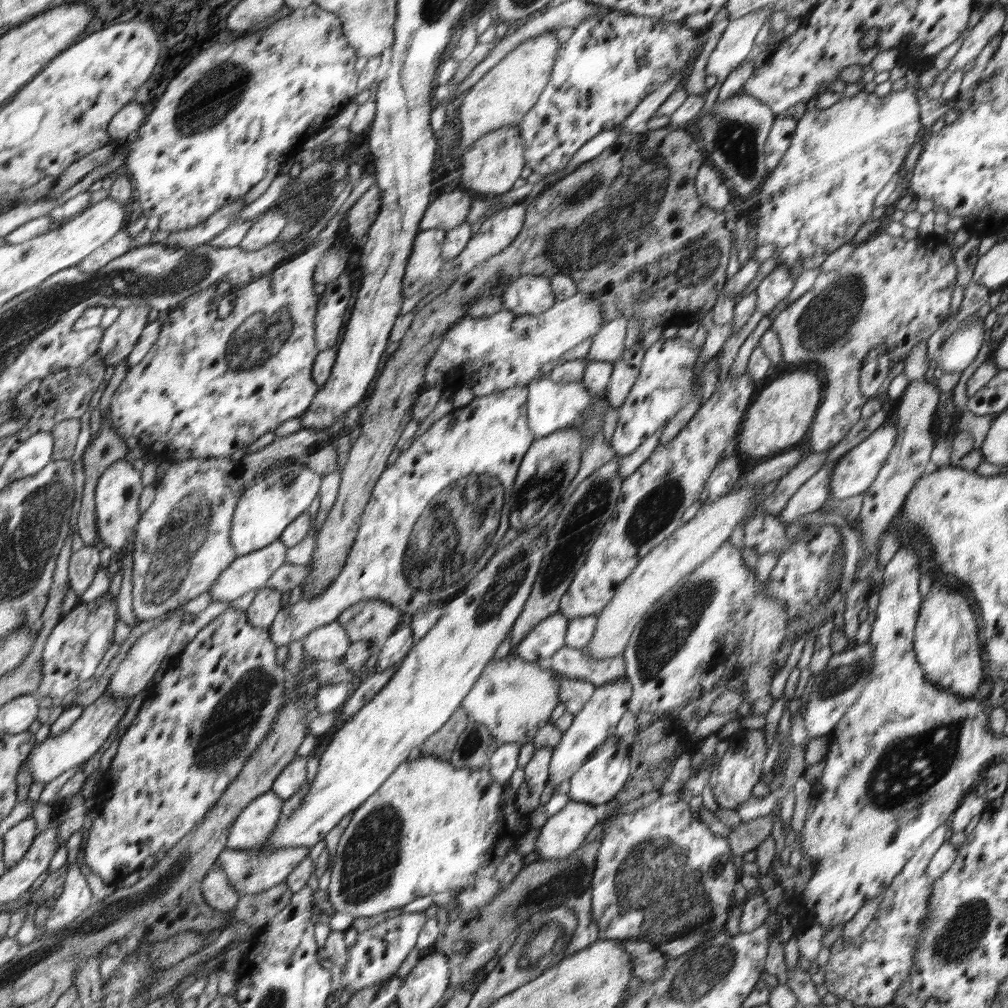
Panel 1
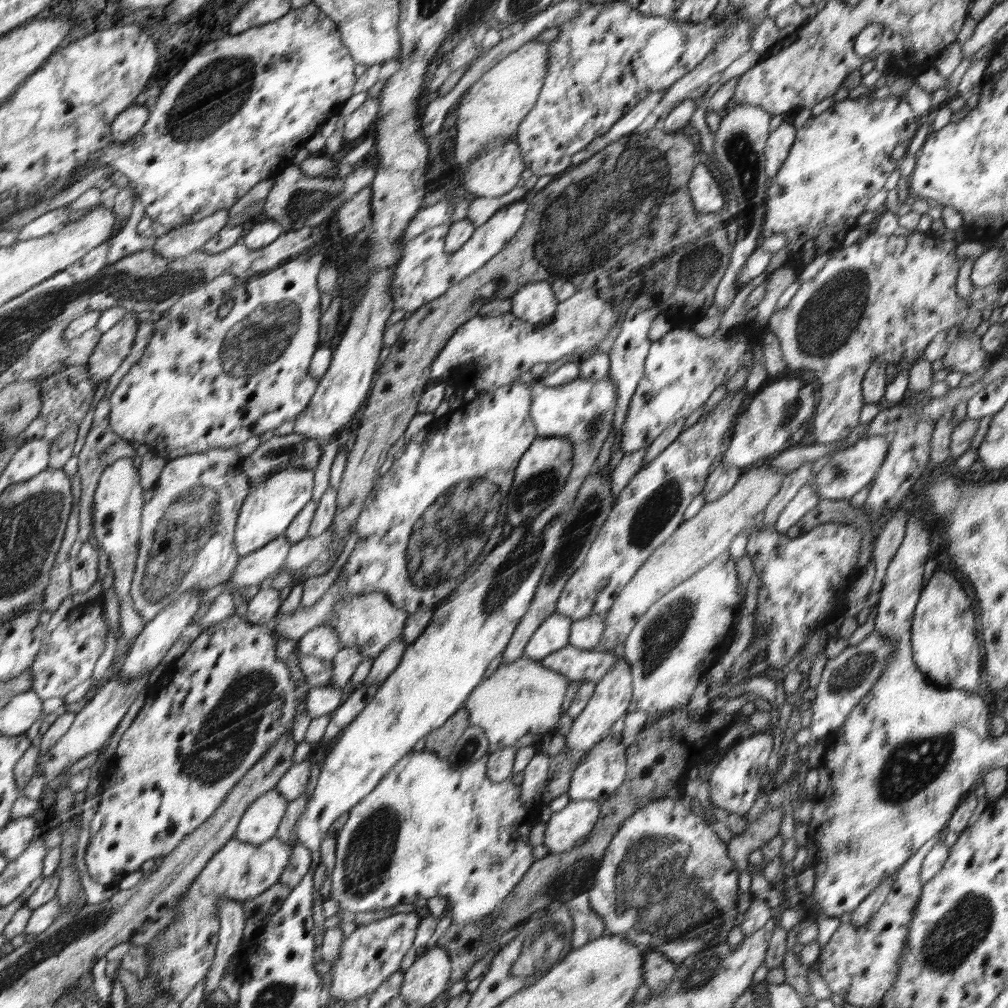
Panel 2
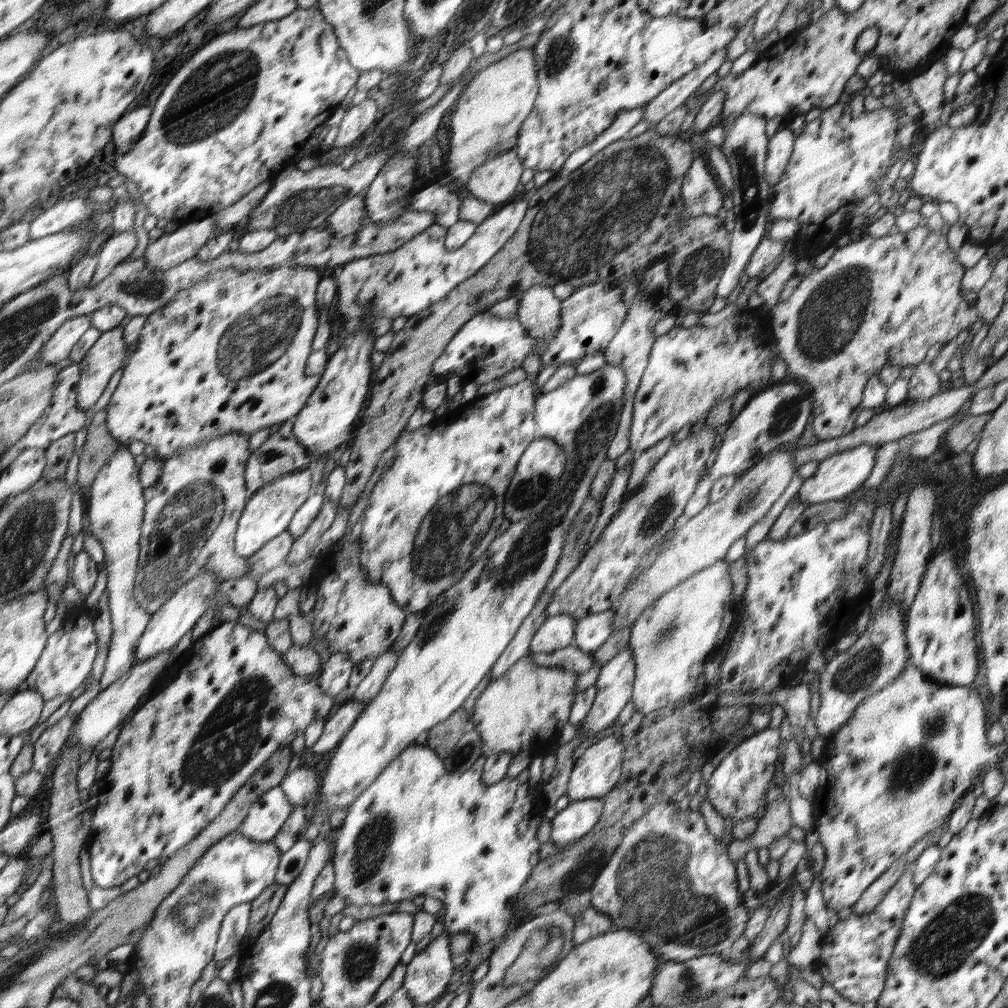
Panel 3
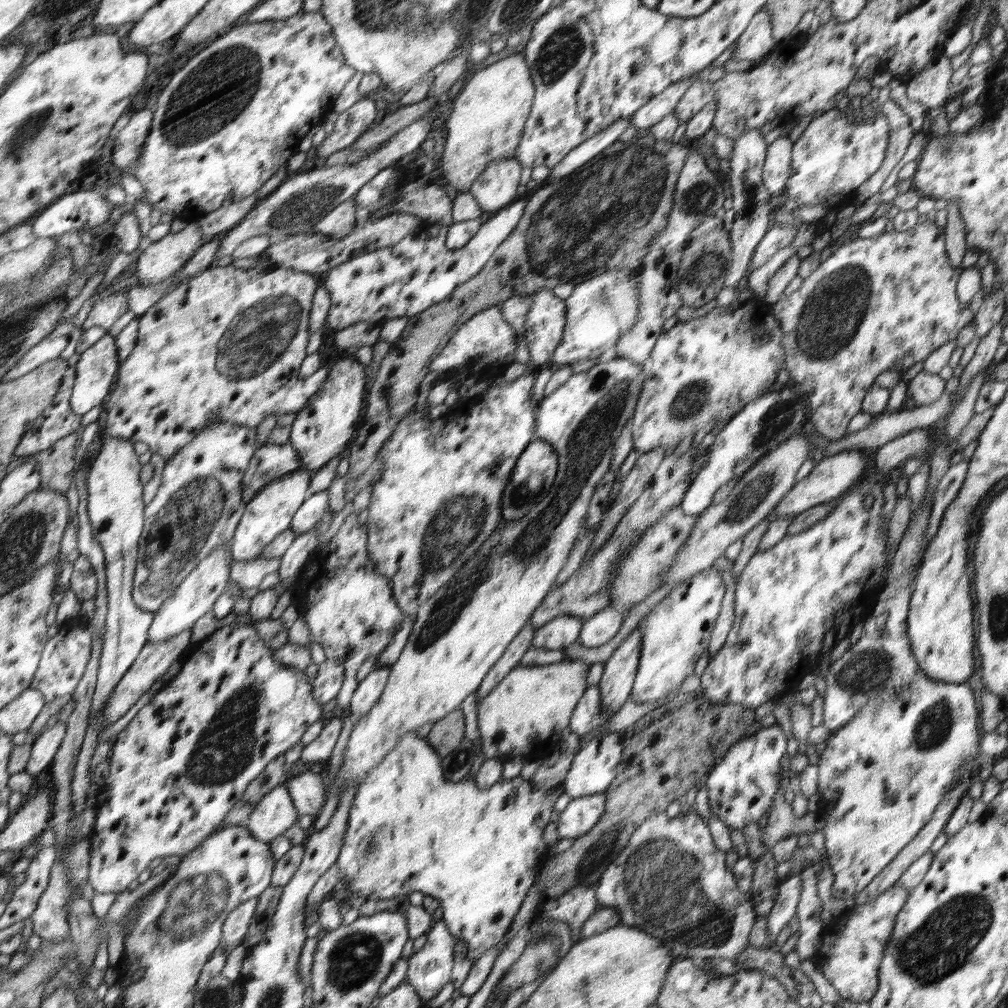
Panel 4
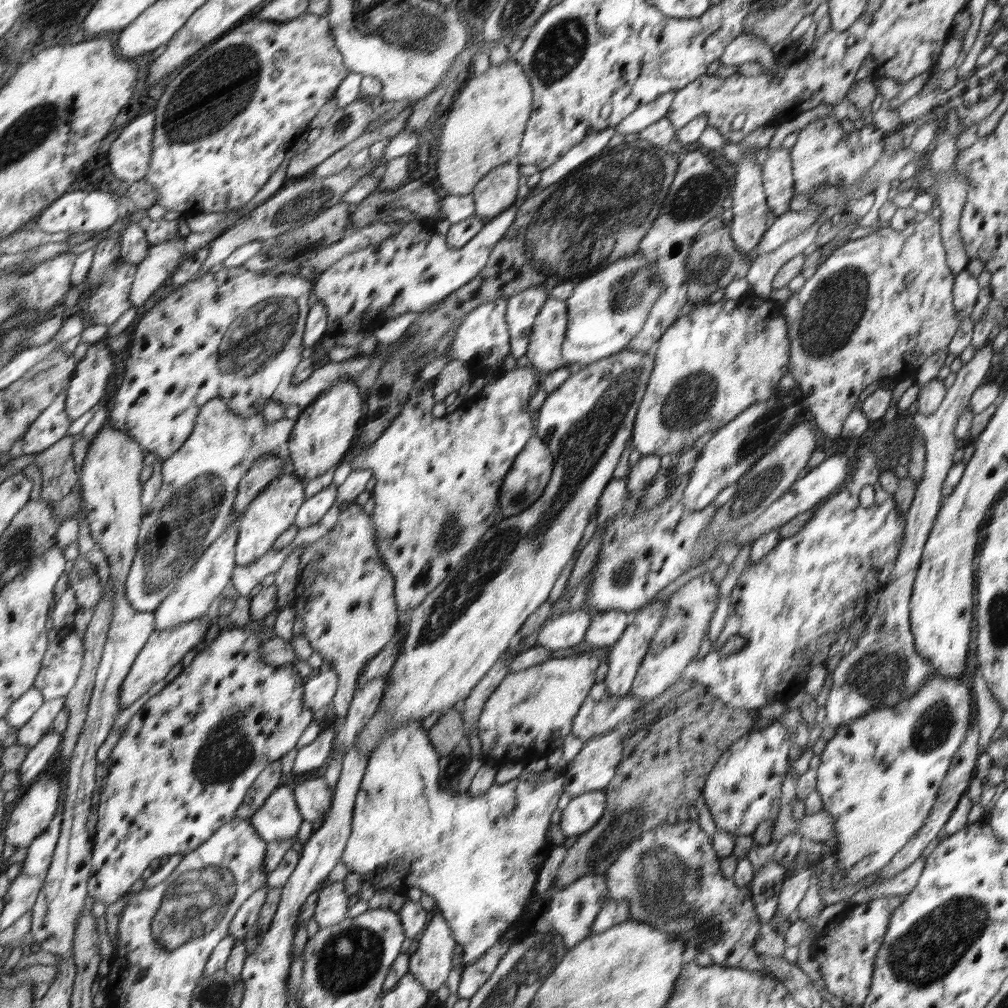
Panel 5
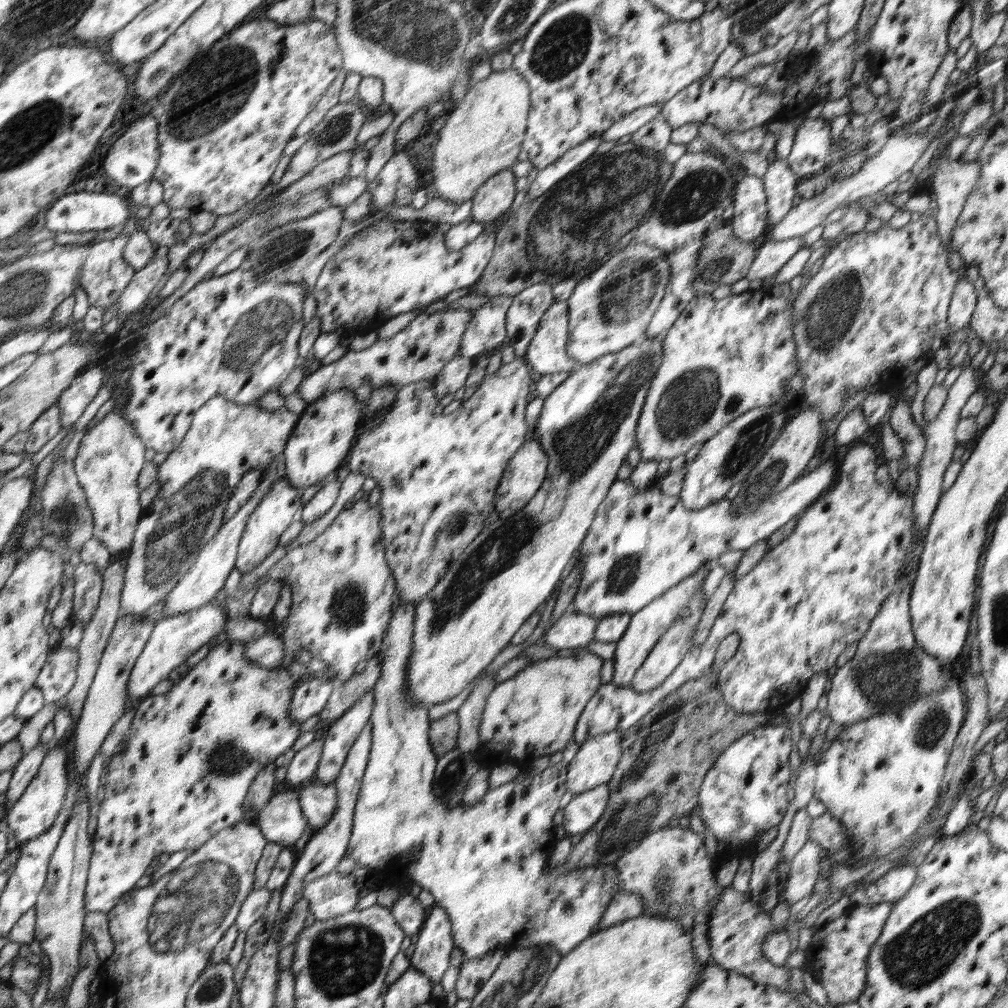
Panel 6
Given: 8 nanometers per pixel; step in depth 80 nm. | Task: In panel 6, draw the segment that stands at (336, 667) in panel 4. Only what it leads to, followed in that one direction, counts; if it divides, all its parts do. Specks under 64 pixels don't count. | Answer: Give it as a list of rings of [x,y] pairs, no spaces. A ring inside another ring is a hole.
[[[308,676],[308,682],[297,682],[288,706],[288,717],[296,723],[304,723],[310,717],[319,714],[329,702],[332,683],[333,681],[328,679],[314,676]]]

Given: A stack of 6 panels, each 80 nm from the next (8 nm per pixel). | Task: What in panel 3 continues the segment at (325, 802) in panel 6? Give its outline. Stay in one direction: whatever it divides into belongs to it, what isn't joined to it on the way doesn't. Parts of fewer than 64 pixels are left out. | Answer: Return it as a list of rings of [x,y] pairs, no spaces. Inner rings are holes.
[[[300,767],[294,771],[290,770],[279,787],[293,806],[306,806],[318,795],[319,785],[316,777],[316,772]]]

